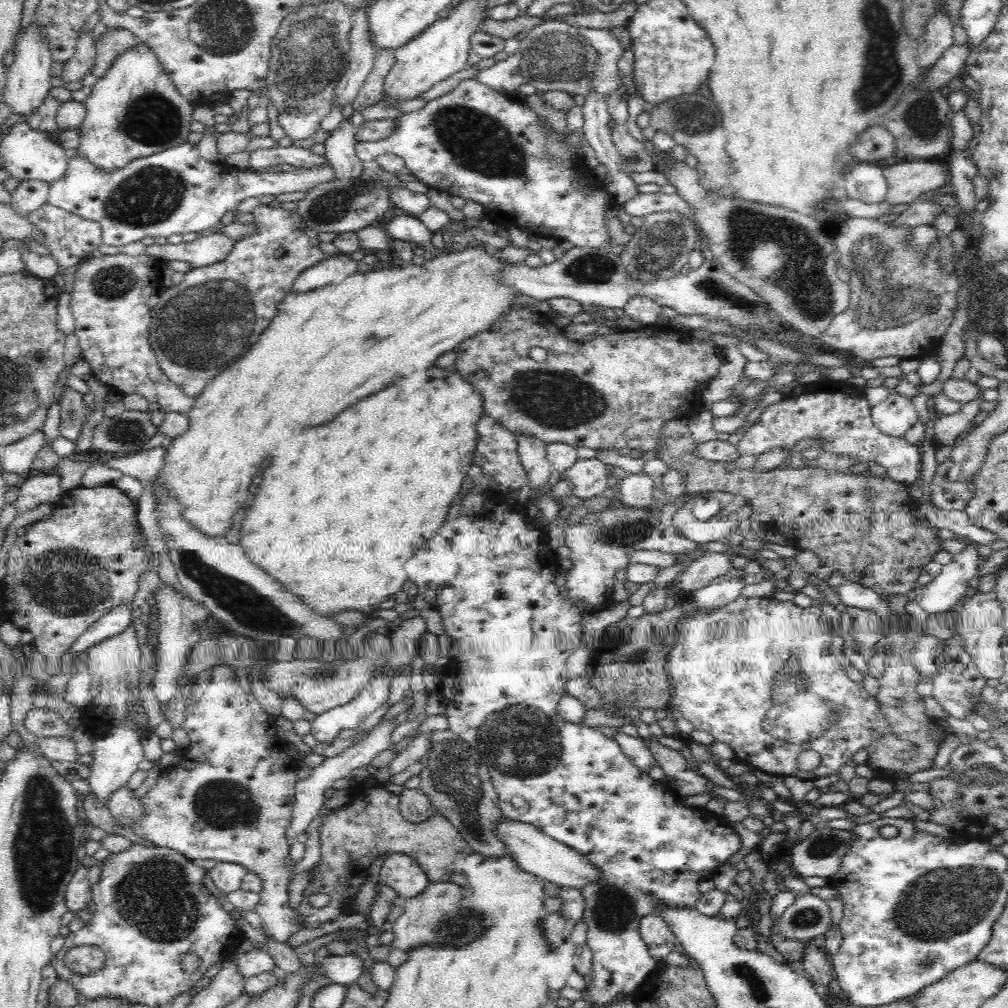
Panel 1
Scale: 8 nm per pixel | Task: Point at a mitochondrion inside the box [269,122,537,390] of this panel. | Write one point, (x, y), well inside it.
(333, 207)

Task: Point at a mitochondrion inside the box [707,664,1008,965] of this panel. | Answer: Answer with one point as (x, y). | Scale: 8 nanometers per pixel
(942, 904)

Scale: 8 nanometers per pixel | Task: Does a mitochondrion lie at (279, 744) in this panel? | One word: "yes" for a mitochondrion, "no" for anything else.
no

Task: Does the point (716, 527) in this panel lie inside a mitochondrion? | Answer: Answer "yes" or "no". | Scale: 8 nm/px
no

